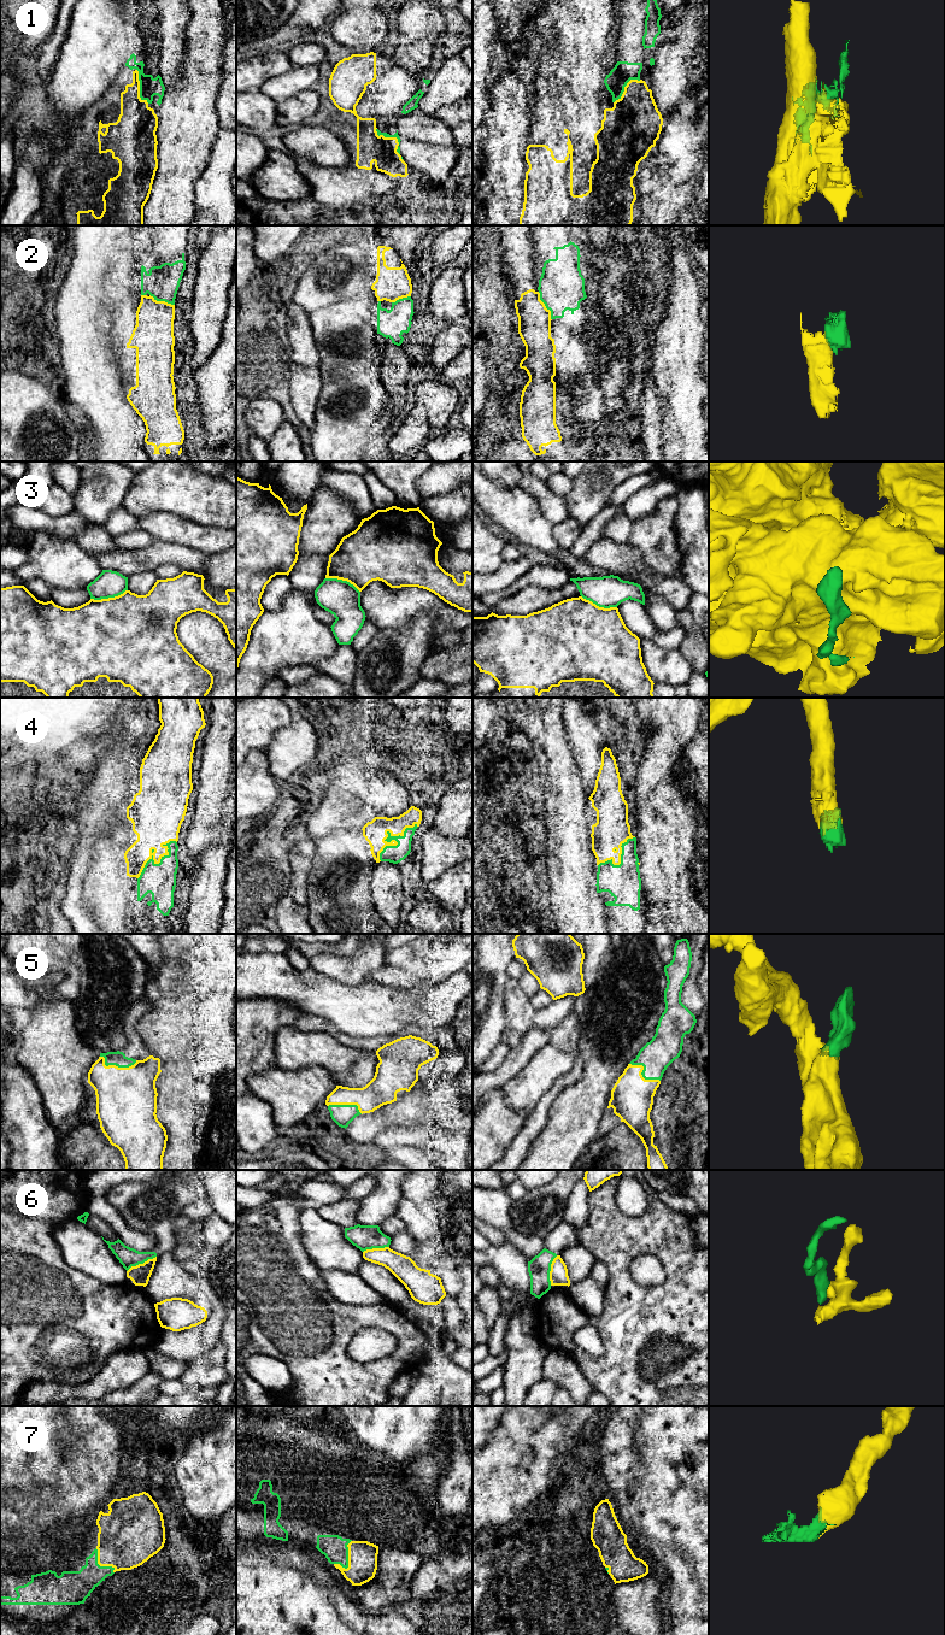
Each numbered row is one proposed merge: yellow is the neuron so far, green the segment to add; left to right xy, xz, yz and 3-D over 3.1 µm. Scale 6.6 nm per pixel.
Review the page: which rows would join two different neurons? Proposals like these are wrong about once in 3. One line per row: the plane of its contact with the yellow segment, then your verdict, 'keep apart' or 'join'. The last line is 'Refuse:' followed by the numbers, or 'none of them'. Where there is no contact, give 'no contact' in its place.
1: xz | join
2: yz | keep apart
3: xy | join
4: xz | join
5: xy | join
6: xy | keep apart
7: xz | join
Refuse: 2, 6

